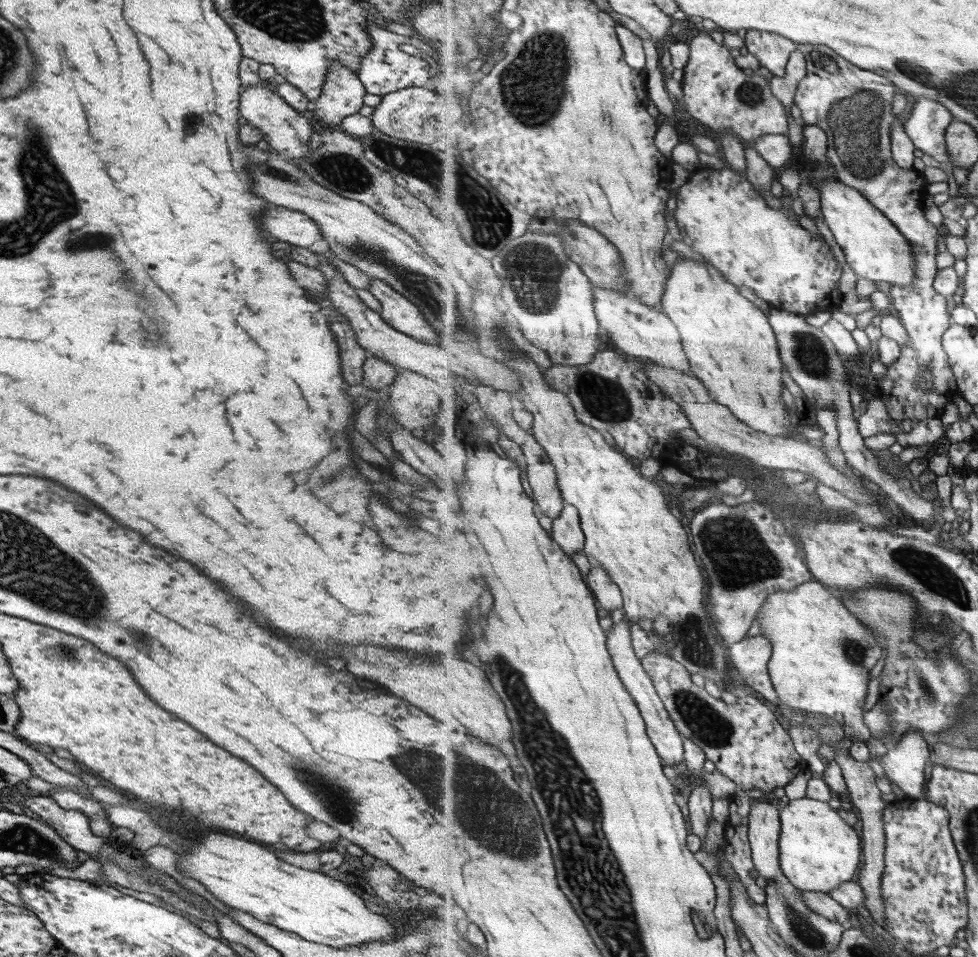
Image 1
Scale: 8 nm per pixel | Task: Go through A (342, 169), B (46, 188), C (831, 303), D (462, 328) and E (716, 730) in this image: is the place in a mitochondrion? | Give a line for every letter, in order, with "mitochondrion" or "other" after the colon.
A: mitochondrion
B: mitochondrion
C: other
D: mitochondrion
E: mitochondrion

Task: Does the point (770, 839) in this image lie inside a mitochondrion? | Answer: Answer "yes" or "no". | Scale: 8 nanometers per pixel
no

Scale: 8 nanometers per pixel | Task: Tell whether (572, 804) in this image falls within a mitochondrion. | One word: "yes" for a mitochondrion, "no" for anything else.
yes

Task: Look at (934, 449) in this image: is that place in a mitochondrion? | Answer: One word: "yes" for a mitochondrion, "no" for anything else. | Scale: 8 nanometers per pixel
no

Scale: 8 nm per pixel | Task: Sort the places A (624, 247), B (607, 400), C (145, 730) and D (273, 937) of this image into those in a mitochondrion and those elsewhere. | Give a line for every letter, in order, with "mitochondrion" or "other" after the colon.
A: other
B: mitochondrion
C: other
D: other

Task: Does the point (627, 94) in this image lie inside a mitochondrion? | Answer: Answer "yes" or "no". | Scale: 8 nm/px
no

